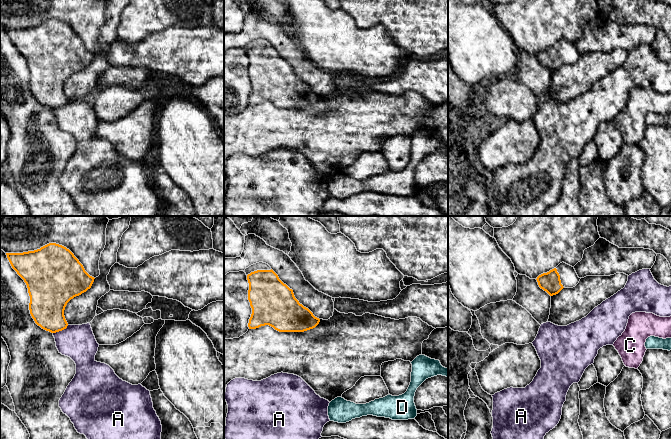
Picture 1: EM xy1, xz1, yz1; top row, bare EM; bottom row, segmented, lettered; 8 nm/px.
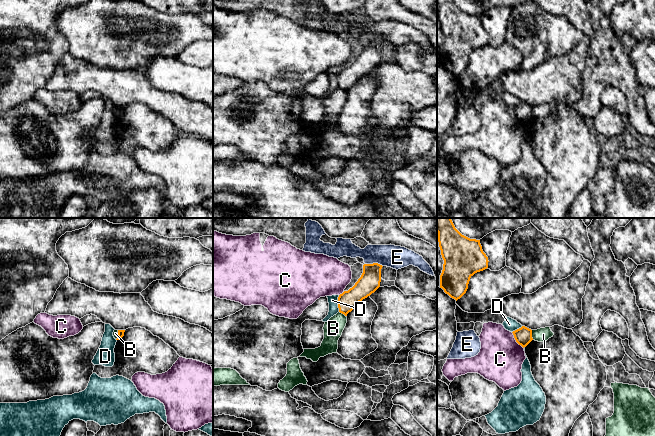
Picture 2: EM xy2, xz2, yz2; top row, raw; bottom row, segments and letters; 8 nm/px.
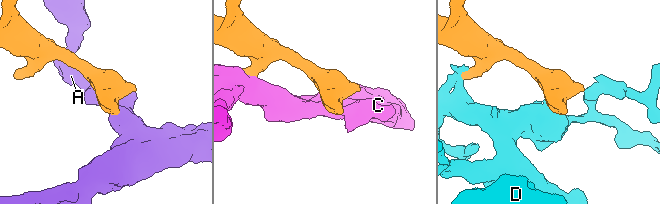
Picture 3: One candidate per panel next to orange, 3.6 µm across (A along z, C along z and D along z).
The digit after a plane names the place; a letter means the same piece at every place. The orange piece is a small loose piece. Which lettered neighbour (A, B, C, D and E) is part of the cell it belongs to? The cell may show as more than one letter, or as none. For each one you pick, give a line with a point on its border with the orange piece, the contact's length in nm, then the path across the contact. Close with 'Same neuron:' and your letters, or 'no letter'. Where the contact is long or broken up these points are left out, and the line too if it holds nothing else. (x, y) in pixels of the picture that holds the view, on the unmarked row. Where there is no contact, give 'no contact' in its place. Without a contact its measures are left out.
Same neuron: no letter

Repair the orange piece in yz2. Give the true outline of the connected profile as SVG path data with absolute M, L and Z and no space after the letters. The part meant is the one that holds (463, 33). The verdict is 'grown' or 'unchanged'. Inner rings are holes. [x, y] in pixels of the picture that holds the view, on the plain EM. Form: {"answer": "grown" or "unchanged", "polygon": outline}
{"answer": "unchanged", "polygon": "M437 0L438 18L444 36L440 64L456 77L467 67L470 54L488 44L480 16L462 11L454 0Z"}

